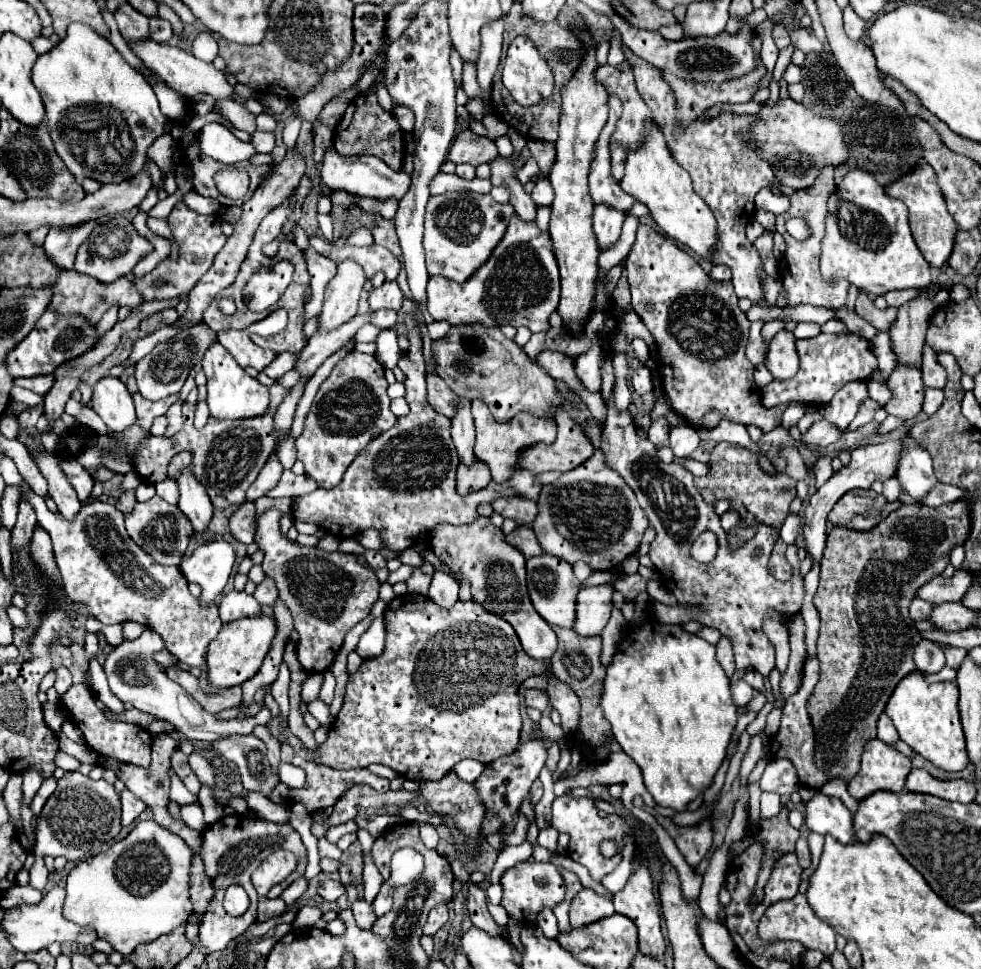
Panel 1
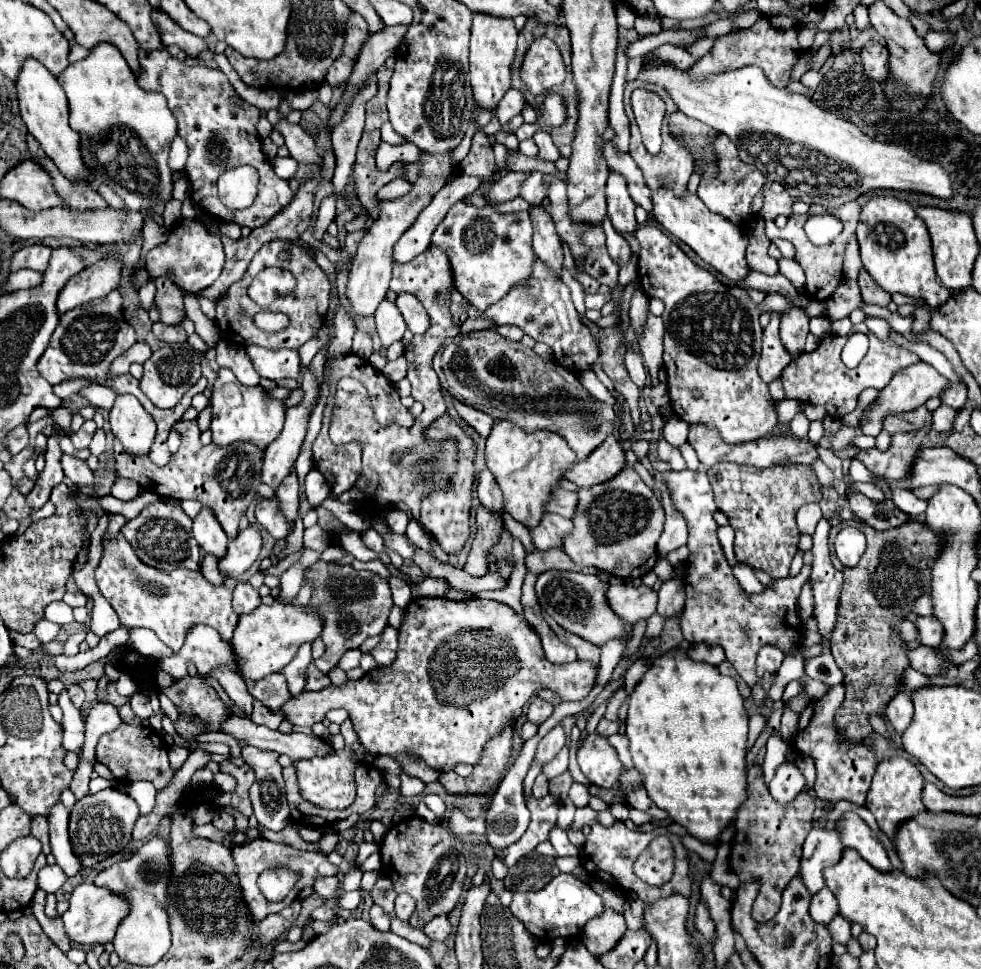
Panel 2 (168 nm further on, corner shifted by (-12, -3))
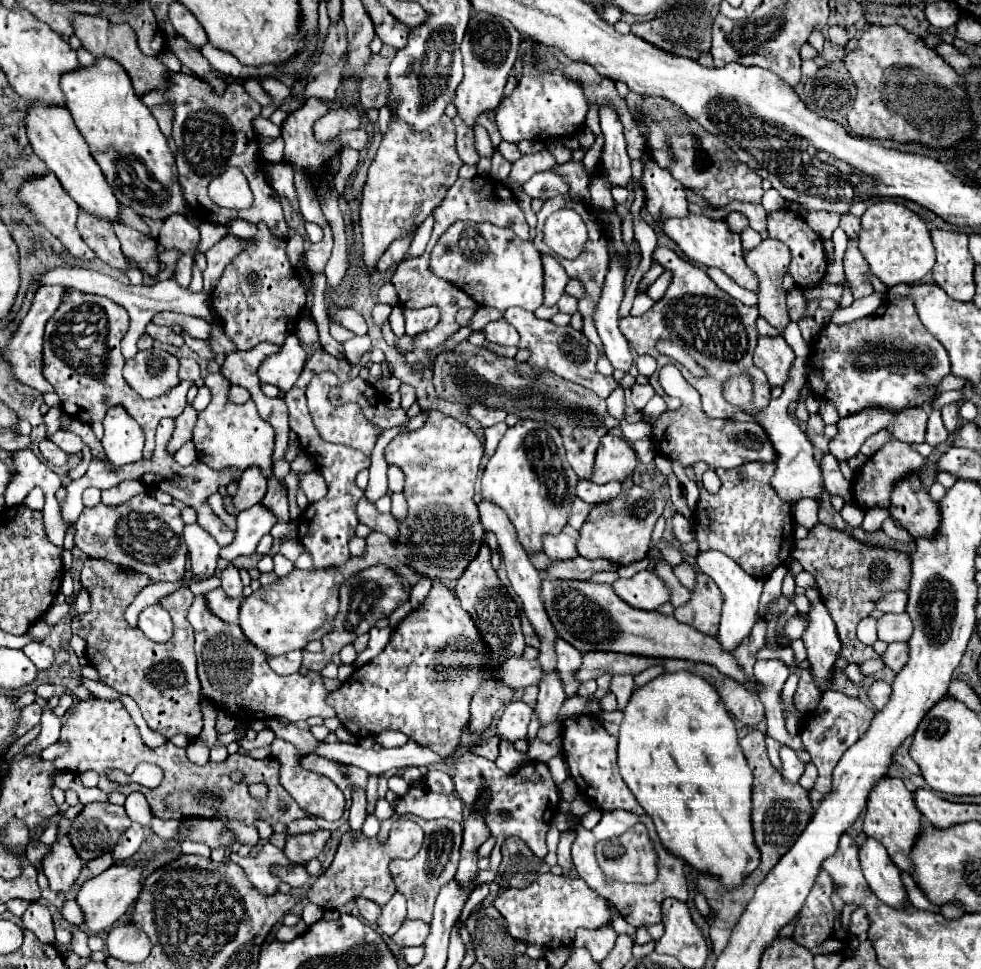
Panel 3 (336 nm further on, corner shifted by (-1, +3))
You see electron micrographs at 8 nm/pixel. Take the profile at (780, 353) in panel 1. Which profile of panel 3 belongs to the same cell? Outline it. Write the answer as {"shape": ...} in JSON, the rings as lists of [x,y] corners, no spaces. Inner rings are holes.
{"shape":[[[766,238],[766,240],[762,240],[760,246],[756,246],[750,252],[746,252],[744,258],[746,258],[746,264],[750,266],[750,270],[758,276],[758,292],[756,294],[758,294],[760,316],[764,316],[768,320],[768,324],[774,326],[782,334],[784,328],[792,322],[790,316],[788,316],[786,294],[784,294],[784,288],[782,288],[782,278],[788,272],[788,264],[790,264],[790,250],[782,242]]]}

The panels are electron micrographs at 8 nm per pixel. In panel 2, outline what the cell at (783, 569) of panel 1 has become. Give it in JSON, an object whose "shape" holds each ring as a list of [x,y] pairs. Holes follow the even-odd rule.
{"shape":[[[721,462],[707,470],[715,492],[715,504],[729,518],[729,526],[735,530],[733,550],[739,562],[747,562],[755,570],[763,570],[773,578],[789,576],[789,566],[801,536],[795,514],[803,504],[819,502],[823,498],[823,486],[819,484],[813,468],[809,474],[809,468],[811,466],[803,464],[785,464],[759,470]]]}

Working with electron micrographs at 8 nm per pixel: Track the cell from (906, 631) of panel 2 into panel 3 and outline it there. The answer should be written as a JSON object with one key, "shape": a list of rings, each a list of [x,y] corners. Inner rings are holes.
{"shape":[[[866,616],[858,624],[858,640],[864,642],[864,644],[874,644],[878,640],[876,630],[878,630],[878,620],[872,618],[872,616]]]}

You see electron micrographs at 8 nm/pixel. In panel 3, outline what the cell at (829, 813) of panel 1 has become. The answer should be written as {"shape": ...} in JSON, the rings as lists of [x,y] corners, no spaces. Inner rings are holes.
{"shape":[[[864,836],[864,842],[858,846],[858,854],[864,878],[872,892],[888,906],[900,908],[906,902],[906,890],[900,880],[900,870],[888,858],[884,846],[874,838]]]}

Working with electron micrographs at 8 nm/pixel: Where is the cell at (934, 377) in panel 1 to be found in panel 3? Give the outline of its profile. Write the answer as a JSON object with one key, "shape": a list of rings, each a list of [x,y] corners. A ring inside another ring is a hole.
{"shape":[[[946,404],[942,408],[942,418],[944,418],[944,426],[948,432],[954,432],[956,430],[956,424],[958,424],[958,404]]]}

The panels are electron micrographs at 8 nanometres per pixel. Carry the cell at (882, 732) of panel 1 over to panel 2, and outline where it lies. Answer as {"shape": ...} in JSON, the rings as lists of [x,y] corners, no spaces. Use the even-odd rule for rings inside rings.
{"shape":[[[907,692],[895,694],[895,698],[891,698],[891,702],[885,708],[885,716],[891,720],[895,730],[899,734],[903,734],[905,728],[911,724],[911,718],[913,718],[913,700],[911,700],[911,696]]]}

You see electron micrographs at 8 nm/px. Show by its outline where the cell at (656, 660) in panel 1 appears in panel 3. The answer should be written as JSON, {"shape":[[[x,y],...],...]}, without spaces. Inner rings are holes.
{"shape":[[[674,672],[674,674],[662,674],[654,680],[650,680],[648,684],[636,688],[630,696],[630,702],[624,708],[624,718],[620,724],[620,734],[618,734],[618,768],[620,774],[624,778],[624,782],[628,784],[628,788],[632,790],[632,794],[636,796],[638,804],[646,810],[646,814],[654,820],[654,826],[658,830],[660,840],[664,842],[664,846],[668,850],[672,850],[672,854],[684,858],[688,864],[692,864],[696,870],[700,872],[710,872],[720,876],[722,884],[726,888],[734,888],[738,886],[744,876],[748,876],[752,870],[756,870],[756,866],[760,864],[760,852],[756,850],[756,844],[752,842],[752,824],[750,824],[750,790],[752,790],[752,772],[746,764],[746,758],[742,754],[742,748],[738,744],[738,732],[734,726],[732,716],[728,714],[728,710],[724,708],[724,702],[718,694],[716,688],[712,688],[710,682],[706,682],[704,678],[698,678],[690,672]]]}

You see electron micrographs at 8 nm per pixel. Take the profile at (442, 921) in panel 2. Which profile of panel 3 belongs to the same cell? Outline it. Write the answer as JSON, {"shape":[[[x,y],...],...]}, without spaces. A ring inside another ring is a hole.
{"shape":[[[404,920],[402,928],[392,936],[392,940],[400,946],[420,946],[426,942],[430,934],[430,924],[422,920]]]}

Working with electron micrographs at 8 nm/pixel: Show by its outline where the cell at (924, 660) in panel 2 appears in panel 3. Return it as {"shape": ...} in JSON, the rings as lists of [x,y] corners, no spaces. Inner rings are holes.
{"shape":[[[892,642],[886,650],[886,654],[882,656],[882,660],[888,668],[892,668],[894,672],[900,672],[904,668],[904,664],[908,662],[908,644],[906,642]]]}

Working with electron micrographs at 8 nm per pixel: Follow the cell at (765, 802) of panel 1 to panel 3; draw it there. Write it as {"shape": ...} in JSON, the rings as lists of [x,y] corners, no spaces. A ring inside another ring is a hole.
{"shape":[[[784,746],[780,750],[780,760],[782,760],[782,766],[780,766],[780,776],[786,778],[788,782],[798,782],[802,772],[804,772],[804,764],[798,760],[798,756],[794,754],[792,748]]]}

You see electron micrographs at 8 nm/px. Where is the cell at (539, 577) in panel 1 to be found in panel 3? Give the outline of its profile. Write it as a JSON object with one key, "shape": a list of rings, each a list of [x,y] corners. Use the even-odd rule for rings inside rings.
{"shape":[[[542,580],[542,602],[556,632],[580,652],[606,650],[654,658],[686,658],[714,664],[722,670],[722,674],[738,680],[740,684],[746,682],[746,674],[736,666],[734,656],[720,650],[716,638],[708,638],[706,634],[676,622],[674,616],[662,616],[658,612],[628,606],[614,594],[610,584],[592,580]]]}

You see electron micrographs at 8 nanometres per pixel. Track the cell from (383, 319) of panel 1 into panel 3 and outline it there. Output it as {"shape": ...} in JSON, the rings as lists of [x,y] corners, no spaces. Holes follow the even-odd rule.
{"shape":[[[376,304],[374,310],[372,310],[372,320],[374,320],[374,324],[376,324],[378,328],[382,328],[382,324],[388,322],[390,312],[392,312],[392,306],[388,306],[388,304]]]}

